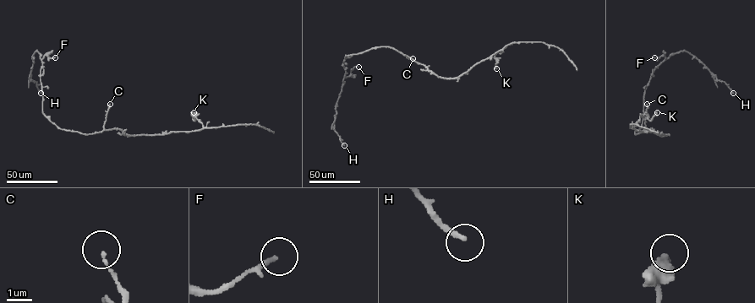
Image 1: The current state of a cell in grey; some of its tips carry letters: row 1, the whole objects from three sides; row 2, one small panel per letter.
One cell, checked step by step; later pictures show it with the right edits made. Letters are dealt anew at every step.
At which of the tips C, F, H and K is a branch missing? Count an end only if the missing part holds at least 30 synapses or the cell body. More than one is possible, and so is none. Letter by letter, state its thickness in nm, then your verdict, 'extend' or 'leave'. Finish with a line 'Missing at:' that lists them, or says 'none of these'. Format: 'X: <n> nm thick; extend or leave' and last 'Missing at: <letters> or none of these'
C: 100 nm thick; leave
F: 200 nm thick; leave
H: 200 nm thick; leave
K: 550 nm thick; leave
Missing at: none of these

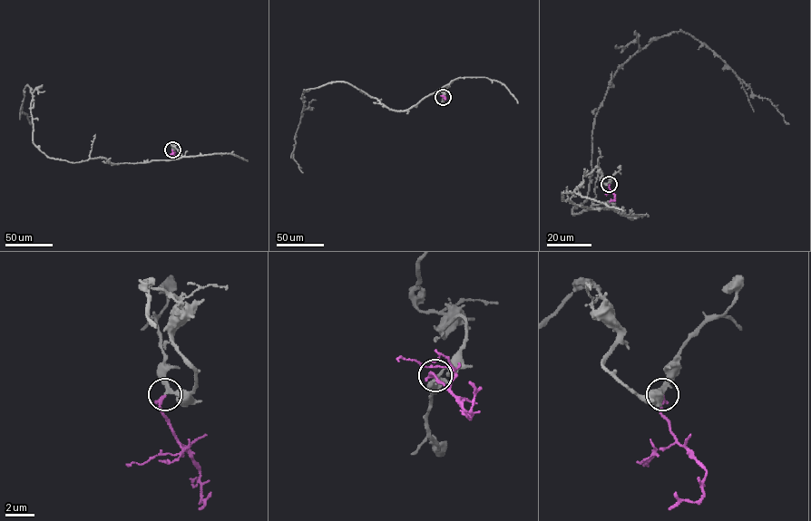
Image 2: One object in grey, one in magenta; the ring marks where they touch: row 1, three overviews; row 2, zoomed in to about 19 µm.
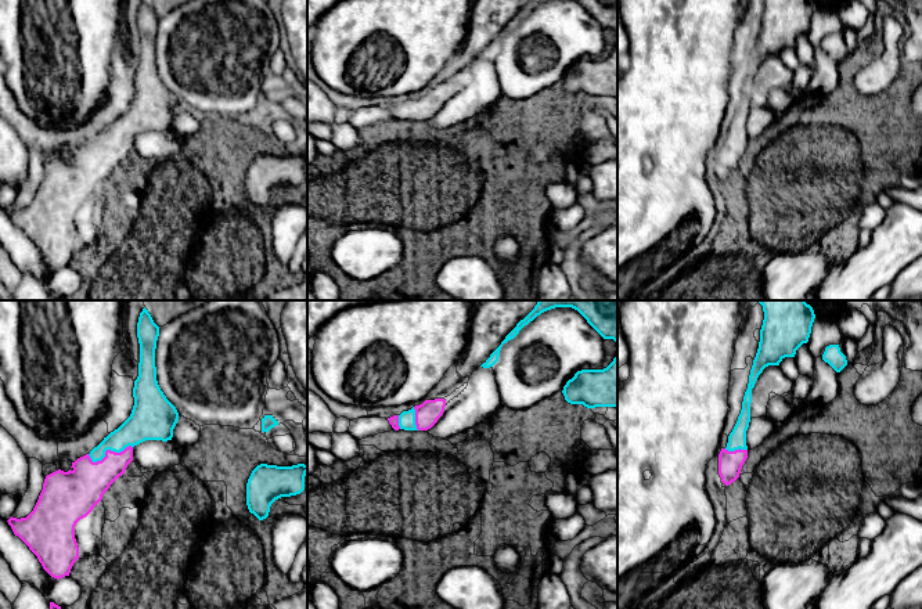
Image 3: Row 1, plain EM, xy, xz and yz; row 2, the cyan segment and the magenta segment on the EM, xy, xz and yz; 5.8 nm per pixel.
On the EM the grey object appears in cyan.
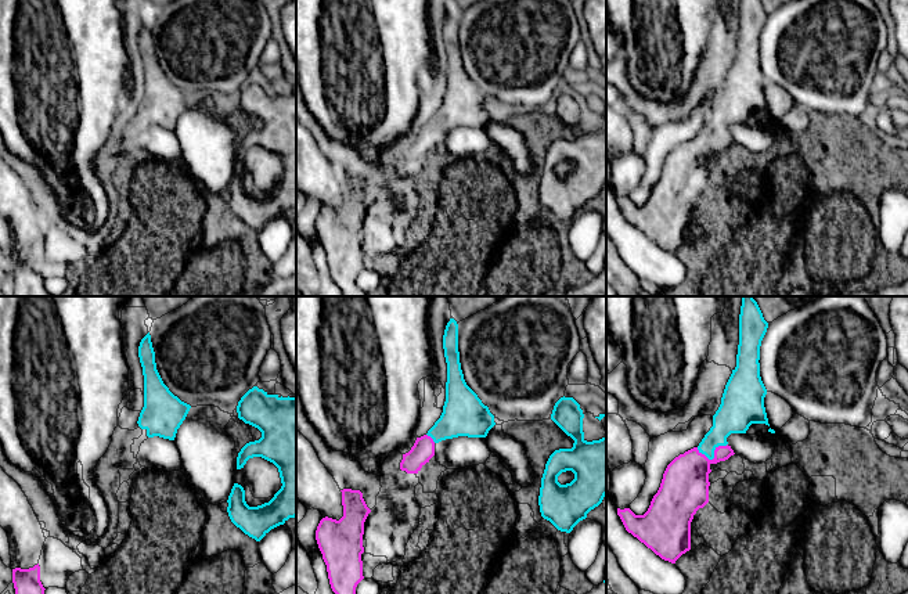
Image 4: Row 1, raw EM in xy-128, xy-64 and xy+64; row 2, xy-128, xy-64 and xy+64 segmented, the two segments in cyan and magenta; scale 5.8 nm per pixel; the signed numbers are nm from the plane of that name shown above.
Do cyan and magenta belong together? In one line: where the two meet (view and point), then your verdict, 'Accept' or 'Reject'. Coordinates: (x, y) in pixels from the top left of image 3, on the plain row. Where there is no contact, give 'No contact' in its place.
Touches cyan at xy (107, 139). Accept

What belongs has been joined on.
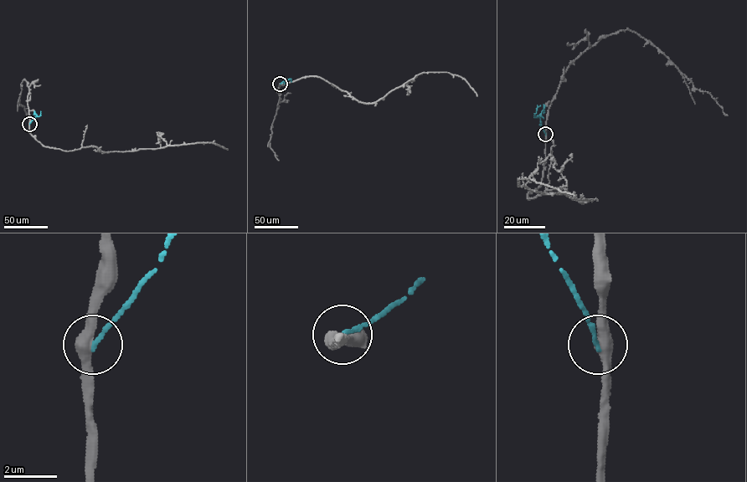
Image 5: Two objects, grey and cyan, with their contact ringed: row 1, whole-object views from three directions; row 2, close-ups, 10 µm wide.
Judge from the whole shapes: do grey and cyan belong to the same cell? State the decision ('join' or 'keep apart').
keep apart

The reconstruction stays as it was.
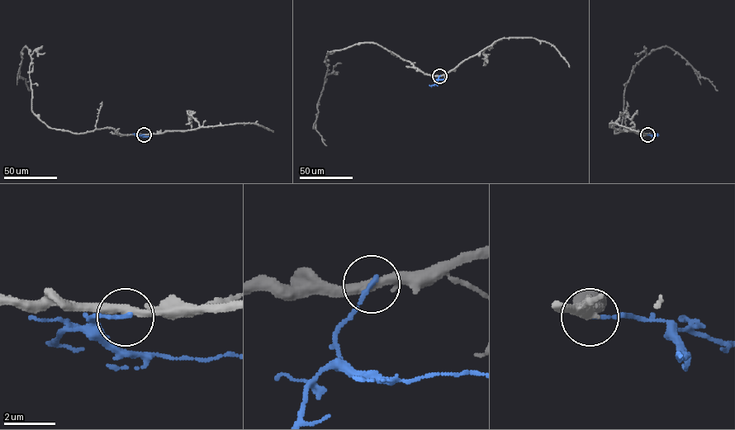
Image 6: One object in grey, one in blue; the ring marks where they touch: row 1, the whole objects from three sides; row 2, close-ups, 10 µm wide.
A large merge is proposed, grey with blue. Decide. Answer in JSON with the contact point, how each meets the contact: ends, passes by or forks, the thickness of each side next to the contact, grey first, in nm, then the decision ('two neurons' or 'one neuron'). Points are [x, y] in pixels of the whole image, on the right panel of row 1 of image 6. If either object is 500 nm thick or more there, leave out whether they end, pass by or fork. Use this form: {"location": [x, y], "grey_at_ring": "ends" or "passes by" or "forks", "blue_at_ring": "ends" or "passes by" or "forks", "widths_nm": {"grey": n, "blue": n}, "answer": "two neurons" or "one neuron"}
{"location": [647, 134], "grey_at_ring": "passes by", "blue_at_ring": "ends", "widths_nm": {"grey": 340, "blue": 180}, "answer": "two neurons"}

